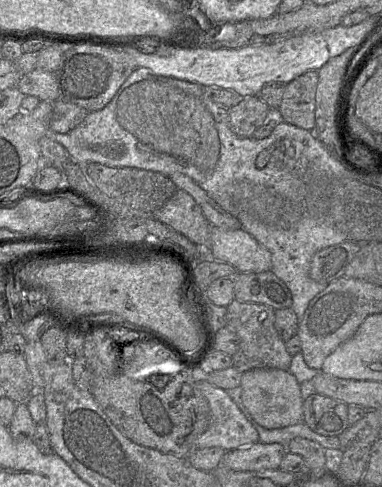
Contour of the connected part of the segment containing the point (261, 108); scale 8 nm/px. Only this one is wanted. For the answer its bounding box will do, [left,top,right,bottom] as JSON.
[227,96,270,137]

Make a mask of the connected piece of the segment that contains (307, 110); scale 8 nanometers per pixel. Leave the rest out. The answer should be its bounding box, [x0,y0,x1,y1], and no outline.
[277,70,317,130]

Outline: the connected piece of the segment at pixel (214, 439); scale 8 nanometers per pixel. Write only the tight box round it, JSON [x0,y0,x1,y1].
[196,380,259,451]

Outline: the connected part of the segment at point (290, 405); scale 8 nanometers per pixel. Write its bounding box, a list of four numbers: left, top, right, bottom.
[241,369,303,429]

